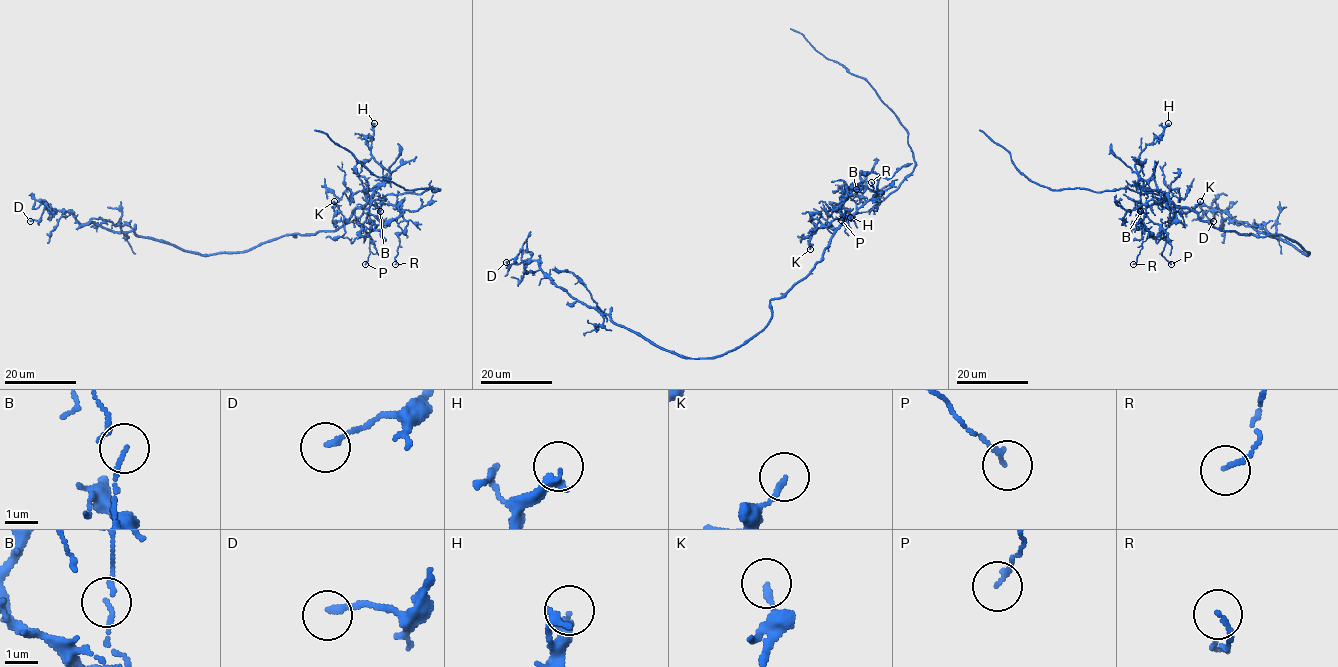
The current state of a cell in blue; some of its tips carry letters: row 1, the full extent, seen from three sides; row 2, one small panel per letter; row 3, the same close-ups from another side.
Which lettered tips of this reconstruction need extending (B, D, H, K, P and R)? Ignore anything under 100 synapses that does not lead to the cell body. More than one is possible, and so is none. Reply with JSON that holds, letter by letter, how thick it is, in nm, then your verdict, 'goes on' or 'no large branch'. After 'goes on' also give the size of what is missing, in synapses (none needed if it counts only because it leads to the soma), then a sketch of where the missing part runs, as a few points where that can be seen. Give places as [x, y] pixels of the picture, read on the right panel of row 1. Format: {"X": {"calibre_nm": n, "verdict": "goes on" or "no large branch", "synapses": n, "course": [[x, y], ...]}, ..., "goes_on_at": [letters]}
{"B": {"calibre_nm": 100, "verdict": "no large branch"}, "D": {"calibre_nm": 160, "verdict": "no large branch"}, "H": {"calibre_nm": 300, "verdict": "no large branch"}, "K": {"calibre_nm": 140, "verdict": "no large branch"}, "P": {"calibre_nm": 140, "verdict": "no large branch"}, "R": {"calibre_nm": 120, "verdict": "no large branch"}, "goes_on_at": []}

